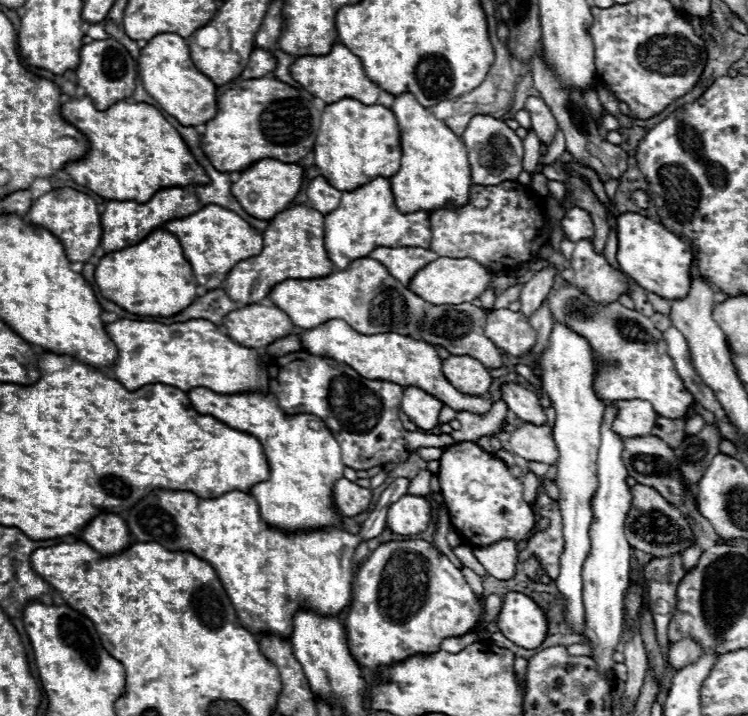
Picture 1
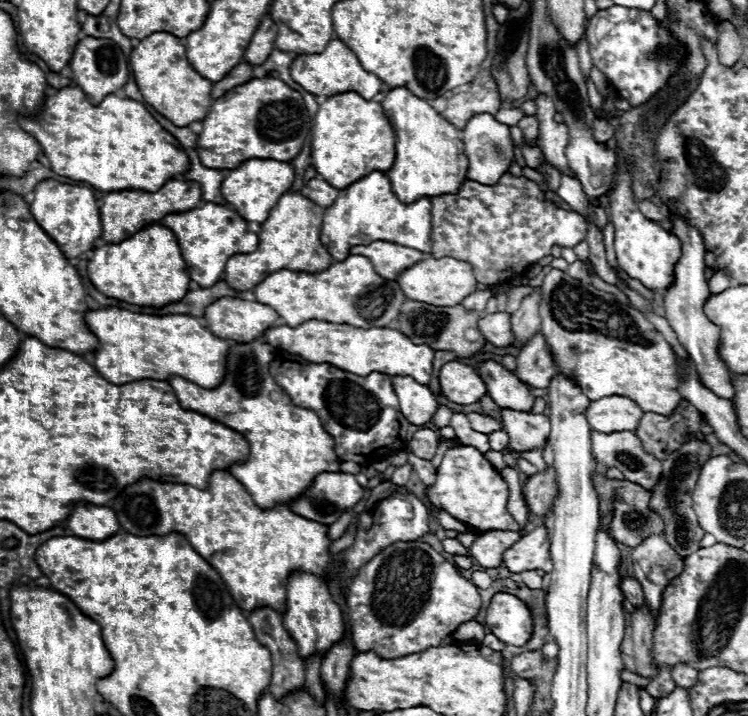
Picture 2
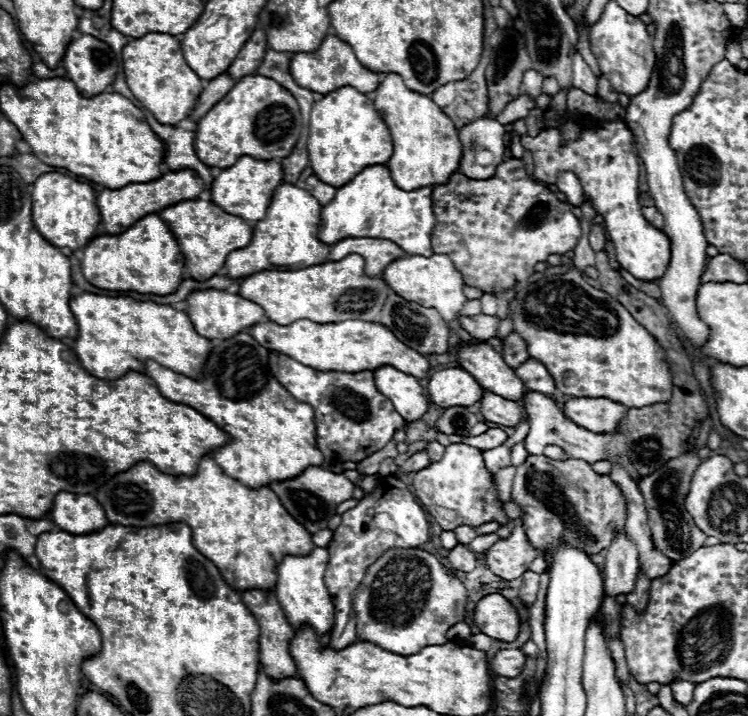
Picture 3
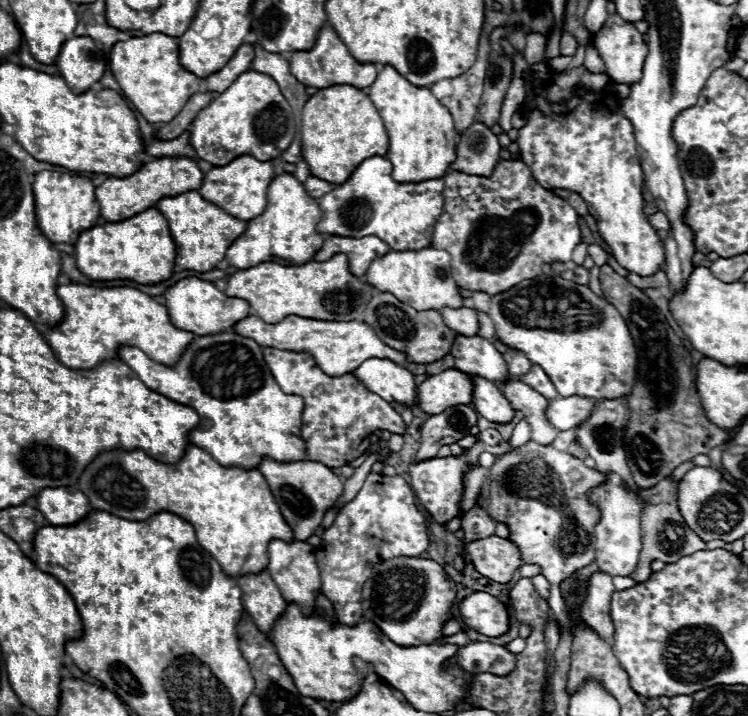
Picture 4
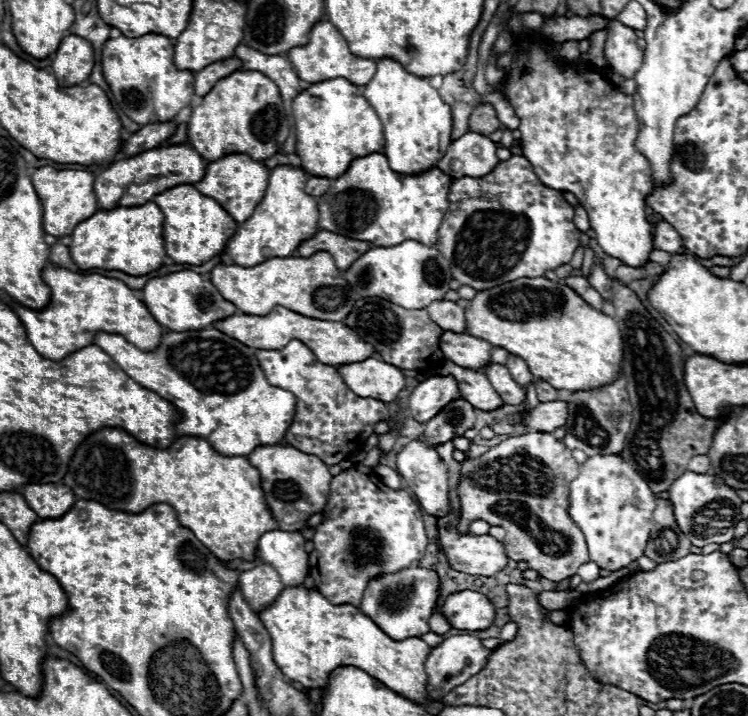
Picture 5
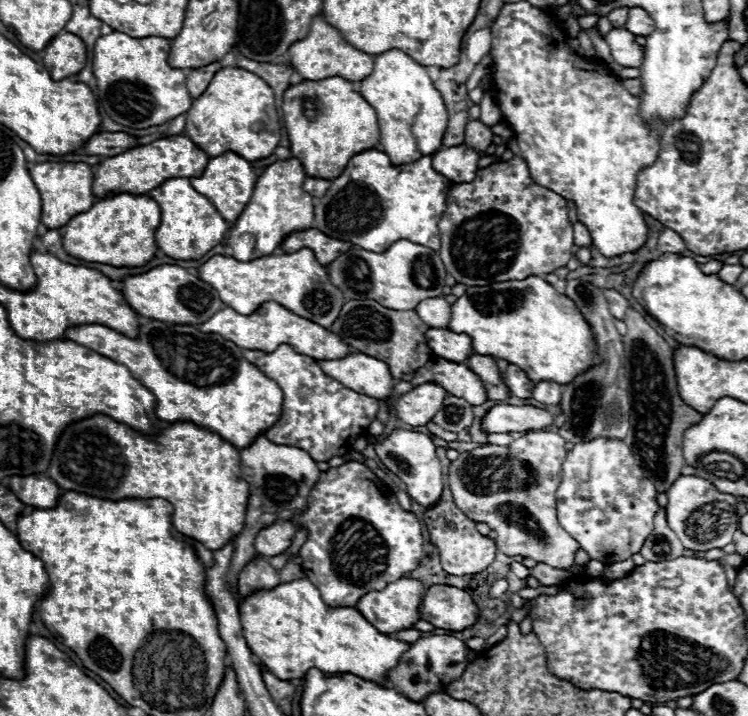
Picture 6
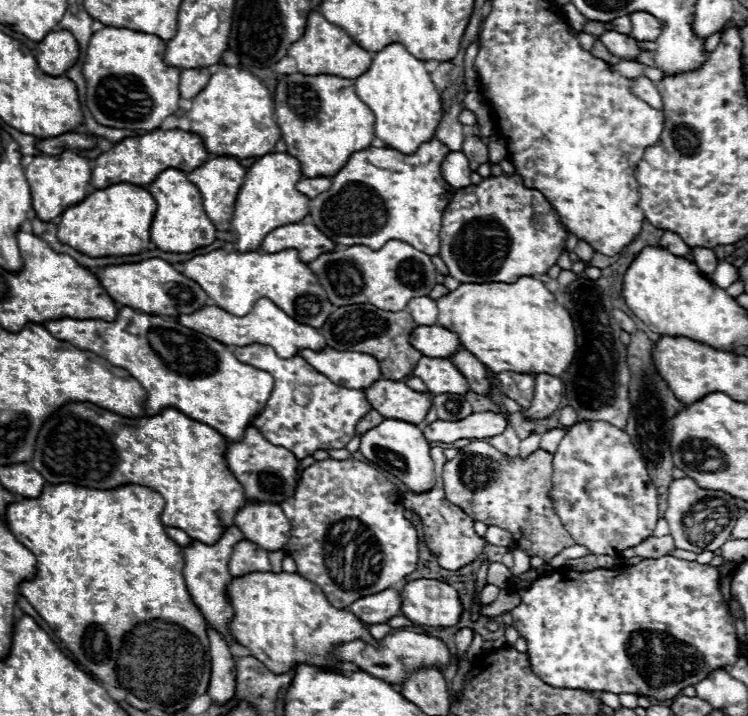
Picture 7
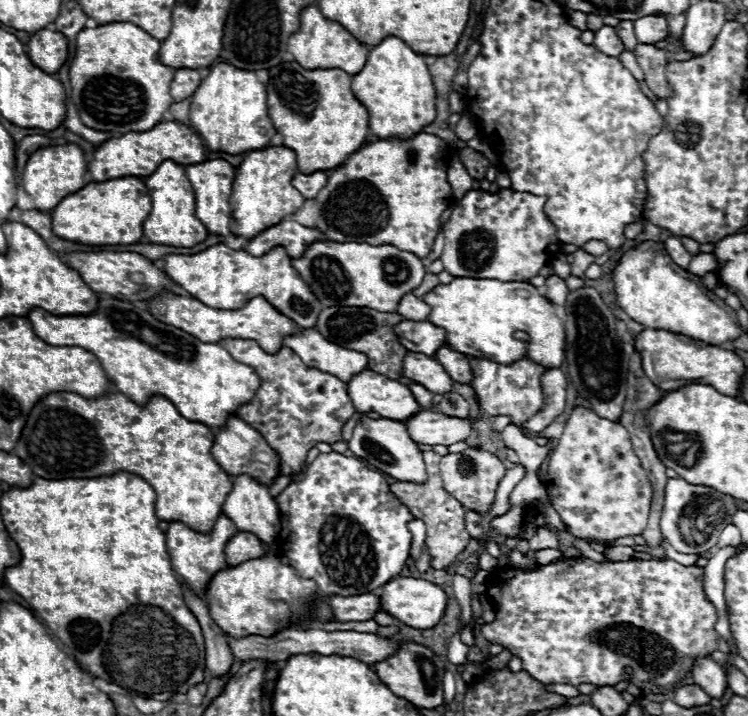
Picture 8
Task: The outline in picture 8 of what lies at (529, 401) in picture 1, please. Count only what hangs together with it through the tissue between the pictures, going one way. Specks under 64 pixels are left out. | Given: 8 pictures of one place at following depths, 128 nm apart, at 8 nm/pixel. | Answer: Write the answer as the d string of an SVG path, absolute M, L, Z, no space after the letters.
M404 320L394 326L400 344L410 352L420 352L434 356L438 348L446 346L446 332L430 322L412 322Z

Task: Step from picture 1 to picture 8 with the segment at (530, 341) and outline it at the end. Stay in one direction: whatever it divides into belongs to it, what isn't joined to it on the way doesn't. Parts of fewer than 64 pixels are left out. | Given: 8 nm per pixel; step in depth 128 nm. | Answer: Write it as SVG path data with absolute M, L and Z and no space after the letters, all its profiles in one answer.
M406 294L406 296L400 300L396 312L400 312L406 320L426 322L428 316L430 316L430 306L428 306L422 298L418 298L418 296L414 296L414 294Z

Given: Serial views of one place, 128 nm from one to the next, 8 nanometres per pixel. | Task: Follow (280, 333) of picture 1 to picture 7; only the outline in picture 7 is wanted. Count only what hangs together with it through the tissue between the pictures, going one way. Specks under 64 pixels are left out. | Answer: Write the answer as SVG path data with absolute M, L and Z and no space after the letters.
M150 258L138 264L122 264L122 266L108 266L96 270L100 284L106 292L122 306L154 314L154 316L180 316L192 314L204 306L210 306L210 296L190 278L180 274L172 264L160 258Z

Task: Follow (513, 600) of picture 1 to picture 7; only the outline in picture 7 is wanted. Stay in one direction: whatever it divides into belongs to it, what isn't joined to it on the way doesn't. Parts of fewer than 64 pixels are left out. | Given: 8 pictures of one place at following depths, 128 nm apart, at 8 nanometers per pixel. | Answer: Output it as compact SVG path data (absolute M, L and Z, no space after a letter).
M410 580L402 598L402 614L418 626L456 626L460 622L460 594L446 582Z

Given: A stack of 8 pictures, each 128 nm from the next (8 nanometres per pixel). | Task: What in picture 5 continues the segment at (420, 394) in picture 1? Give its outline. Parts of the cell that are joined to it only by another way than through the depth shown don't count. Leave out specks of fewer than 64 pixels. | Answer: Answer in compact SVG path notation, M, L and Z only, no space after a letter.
M368 358L364 362L338 366L338 372L348 382L348 388L362 398L380 398L382 402L394 402L406 388L406 378L400 368L380 360Z

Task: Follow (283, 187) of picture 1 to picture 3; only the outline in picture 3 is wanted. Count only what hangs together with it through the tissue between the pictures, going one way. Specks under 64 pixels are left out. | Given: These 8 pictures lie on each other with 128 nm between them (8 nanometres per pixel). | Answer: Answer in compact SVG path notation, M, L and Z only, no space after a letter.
M250 156L240 158L234 166L222 170L212 182L212 202L224 212L240 216L244 220L258 222L266 216L274 190L284 182L284 168L276 160L254 160Z

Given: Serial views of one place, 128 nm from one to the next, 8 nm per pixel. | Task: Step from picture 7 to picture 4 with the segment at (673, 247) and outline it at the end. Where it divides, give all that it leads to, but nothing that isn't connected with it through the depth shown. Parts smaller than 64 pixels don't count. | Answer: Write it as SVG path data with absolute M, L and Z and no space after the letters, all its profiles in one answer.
M654 212L654 214L648 216L648 222L654 226L654 230L658 232L658 236L664 240L666 234L668 234L668 230L670 230L670 222L668 222L666 214L662 214L662 212Z

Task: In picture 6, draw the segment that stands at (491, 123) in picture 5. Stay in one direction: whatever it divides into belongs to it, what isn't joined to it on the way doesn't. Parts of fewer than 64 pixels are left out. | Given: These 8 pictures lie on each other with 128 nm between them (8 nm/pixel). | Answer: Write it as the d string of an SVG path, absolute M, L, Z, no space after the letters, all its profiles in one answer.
M470 120L470 122L466 124L466 138L464 138L466 146L474 146L474 148L478 148L480 152L484 152L484 150L490 146L492 138L494 138L492 126L482 124L480 120Z

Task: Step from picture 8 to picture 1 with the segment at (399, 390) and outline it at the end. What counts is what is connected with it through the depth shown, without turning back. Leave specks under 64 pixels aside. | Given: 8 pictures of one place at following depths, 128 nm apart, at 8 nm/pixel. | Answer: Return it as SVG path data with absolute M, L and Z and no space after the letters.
M450 356L442 362L442 372L462 394L482 396L492 384L488 368L472 356Z

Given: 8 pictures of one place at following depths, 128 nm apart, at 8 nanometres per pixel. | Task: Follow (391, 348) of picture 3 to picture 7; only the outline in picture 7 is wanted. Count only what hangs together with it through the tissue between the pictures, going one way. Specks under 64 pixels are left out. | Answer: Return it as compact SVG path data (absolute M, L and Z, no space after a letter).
M260 298L246 316L234 316L218 306L206 306L200 312L194 312L190 316L182 314L178 320L180 324L196 332L202 332L218 342L224 342L226 346L248 346L252 342L260 342L262 346L272 346L276 354L280 354L280 358L292 358L292 354L298 354L298 350L304 350L304 346L308 346L308 350L326 348L326 338L316 328L296 322L268 298Z

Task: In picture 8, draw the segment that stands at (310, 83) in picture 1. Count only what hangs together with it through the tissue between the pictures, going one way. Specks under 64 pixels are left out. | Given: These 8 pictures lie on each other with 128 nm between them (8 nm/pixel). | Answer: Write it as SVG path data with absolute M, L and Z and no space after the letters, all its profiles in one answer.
M308 6L300 14L300 30L290 36L288 52L306 70L318 68L340 68L346 74L358 74L368 60L368 46L360 44L344 26L322 16L318 6Z

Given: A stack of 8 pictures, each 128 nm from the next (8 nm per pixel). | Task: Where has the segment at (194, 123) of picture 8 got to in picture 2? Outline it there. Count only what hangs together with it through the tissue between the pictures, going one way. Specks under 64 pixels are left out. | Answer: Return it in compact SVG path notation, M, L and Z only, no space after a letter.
M252 78L218 98L202 124L204 130L198 134L196 142L202 164L208 168L232 170L252 158L270 158L278 162L294 160L312 130L312 116L304 106L302 94L282 80Z

